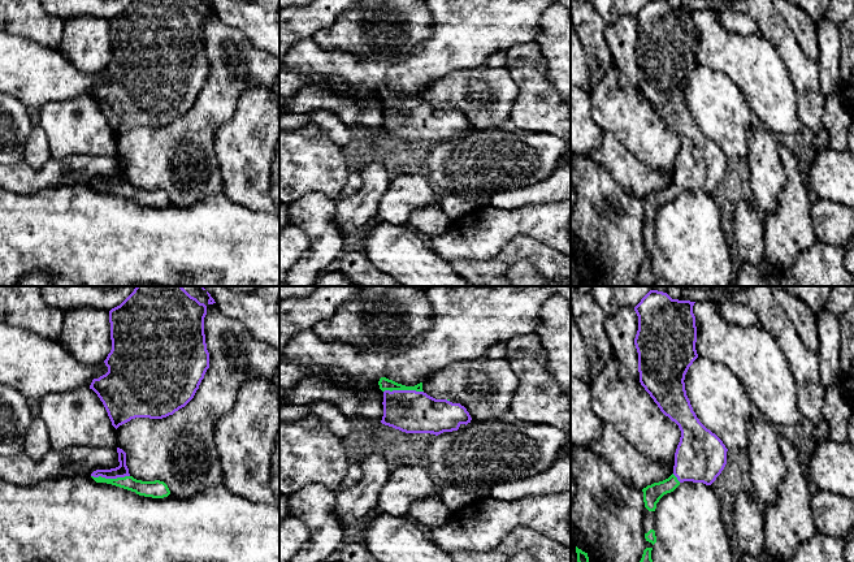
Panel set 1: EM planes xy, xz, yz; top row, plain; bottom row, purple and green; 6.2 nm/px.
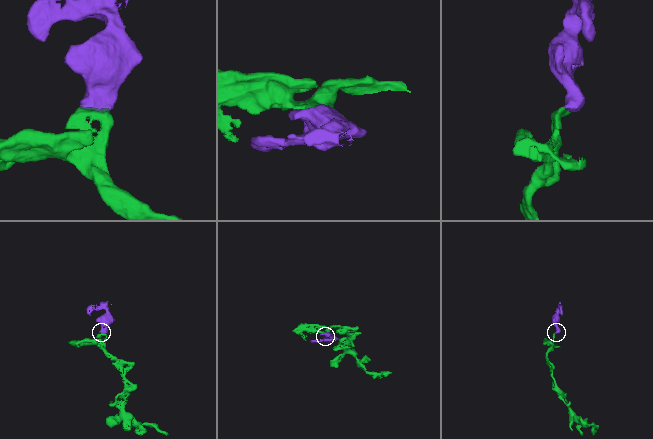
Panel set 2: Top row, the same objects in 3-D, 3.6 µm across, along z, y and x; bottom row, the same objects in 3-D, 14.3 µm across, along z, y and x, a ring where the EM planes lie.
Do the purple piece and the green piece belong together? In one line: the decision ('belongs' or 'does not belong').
belongs

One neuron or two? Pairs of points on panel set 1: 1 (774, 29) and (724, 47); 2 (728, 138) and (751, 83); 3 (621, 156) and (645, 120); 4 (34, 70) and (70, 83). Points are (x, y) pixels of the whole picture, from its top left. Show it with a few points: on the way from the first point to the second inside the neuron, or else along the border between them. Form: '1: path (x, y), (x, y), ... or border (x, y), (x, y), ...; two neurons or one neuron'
1: border (761, 34), (776, 50), (780, 59); two neurons
2: border (725, 74), (737, 87), (751, 111); two neurons
3: border (603, 130), (608, 130), (641, 161), (651, 167); two neurons
4: path (43, 74), (61, 81); one neuron

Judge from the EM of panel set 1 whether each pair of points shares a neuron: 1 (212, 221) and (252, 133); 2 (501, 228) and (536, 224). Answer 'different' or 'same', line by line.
1: different
2: same

